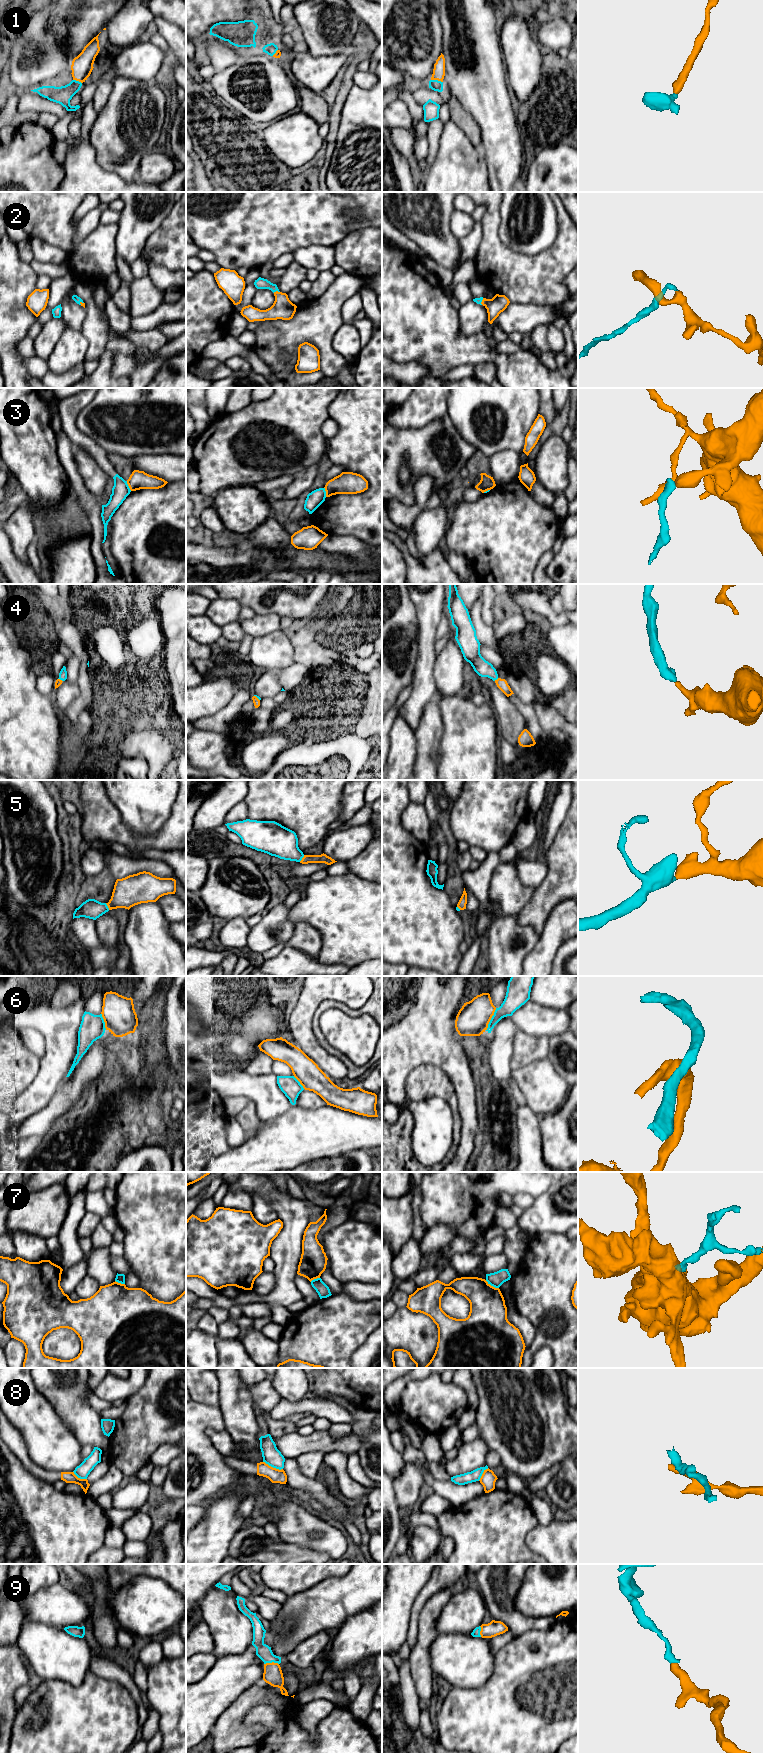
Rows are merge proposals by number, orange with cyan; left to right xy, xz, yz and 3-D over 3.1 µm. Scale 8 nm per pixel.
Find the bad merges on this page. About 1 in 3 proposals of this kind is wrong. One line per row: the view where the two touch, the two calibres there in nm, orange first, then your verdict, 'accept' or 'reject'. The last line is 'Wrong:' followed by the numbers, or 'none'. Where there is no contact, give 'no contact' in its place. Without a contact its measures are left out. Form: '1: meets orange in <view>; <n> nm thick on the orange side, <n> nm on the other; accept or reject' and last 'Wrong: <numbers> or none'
1: meets orange in yz; 100 nm thick on the orange side, 90 nm on the other; accept
2: meets orange in xz; 170 nm thick on the orange side, 90 nm on the other; accept
3: meets orange in xy; 150 nm thick on the orange side, 140 nm on the other; reject
4: meets orange in yz; 90 nm thick on the orange side, 140 nm on the other; accept
5: meets orange in xy; 240 nm thick on the orange side, 160 nm on the other; accept
6: meets orange in yz; 260 nm thick on the orange side, 160 nm on the other; accept
7: meets orange in yz; 300 nm thick on the orange side, 120 nm on the other; reject
8: meets orange in xz; 110 nm thick on the orange side, 150 nm on the other; reject
9: meets orange in xz; 150 nm thick on the orange side, 120 nm on the other; accept
Wrong: 3, 7, 8

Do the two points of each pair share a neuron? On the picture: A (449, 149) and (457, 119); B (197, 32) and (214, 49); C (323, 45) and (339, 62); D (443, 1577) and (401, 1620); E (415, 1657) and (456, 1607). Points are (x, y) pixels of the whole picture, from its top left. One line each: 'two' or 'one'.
A: two
B: two
C: two
D: two
E: two

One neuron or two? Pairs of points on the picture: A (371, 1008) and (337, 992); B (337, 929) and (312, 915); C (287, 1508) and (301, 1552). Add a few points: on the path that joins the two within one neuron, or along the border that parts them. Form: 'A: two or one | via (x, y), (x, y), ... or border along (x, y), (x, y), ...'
A: two | border along (371, 993), (357, 1009), (341, 1003)
B: one | via (331, 923), (323, 915), (318, 915)
C: two | border along (280, 1539), (288, 1543), (304, 1545), (321, 1552)

